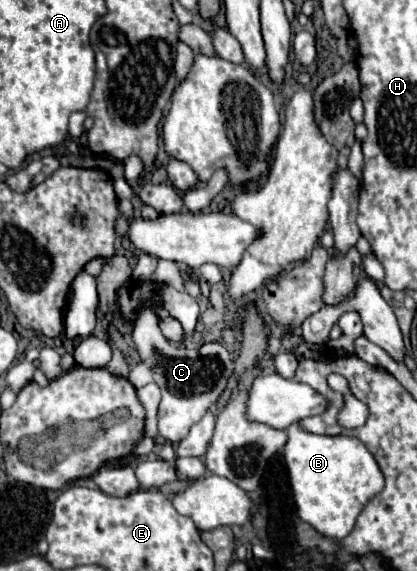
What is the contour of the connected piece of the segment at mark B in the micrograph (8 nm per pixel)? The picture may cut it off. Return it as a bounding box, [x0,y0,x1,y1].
[284,422,384,540]

